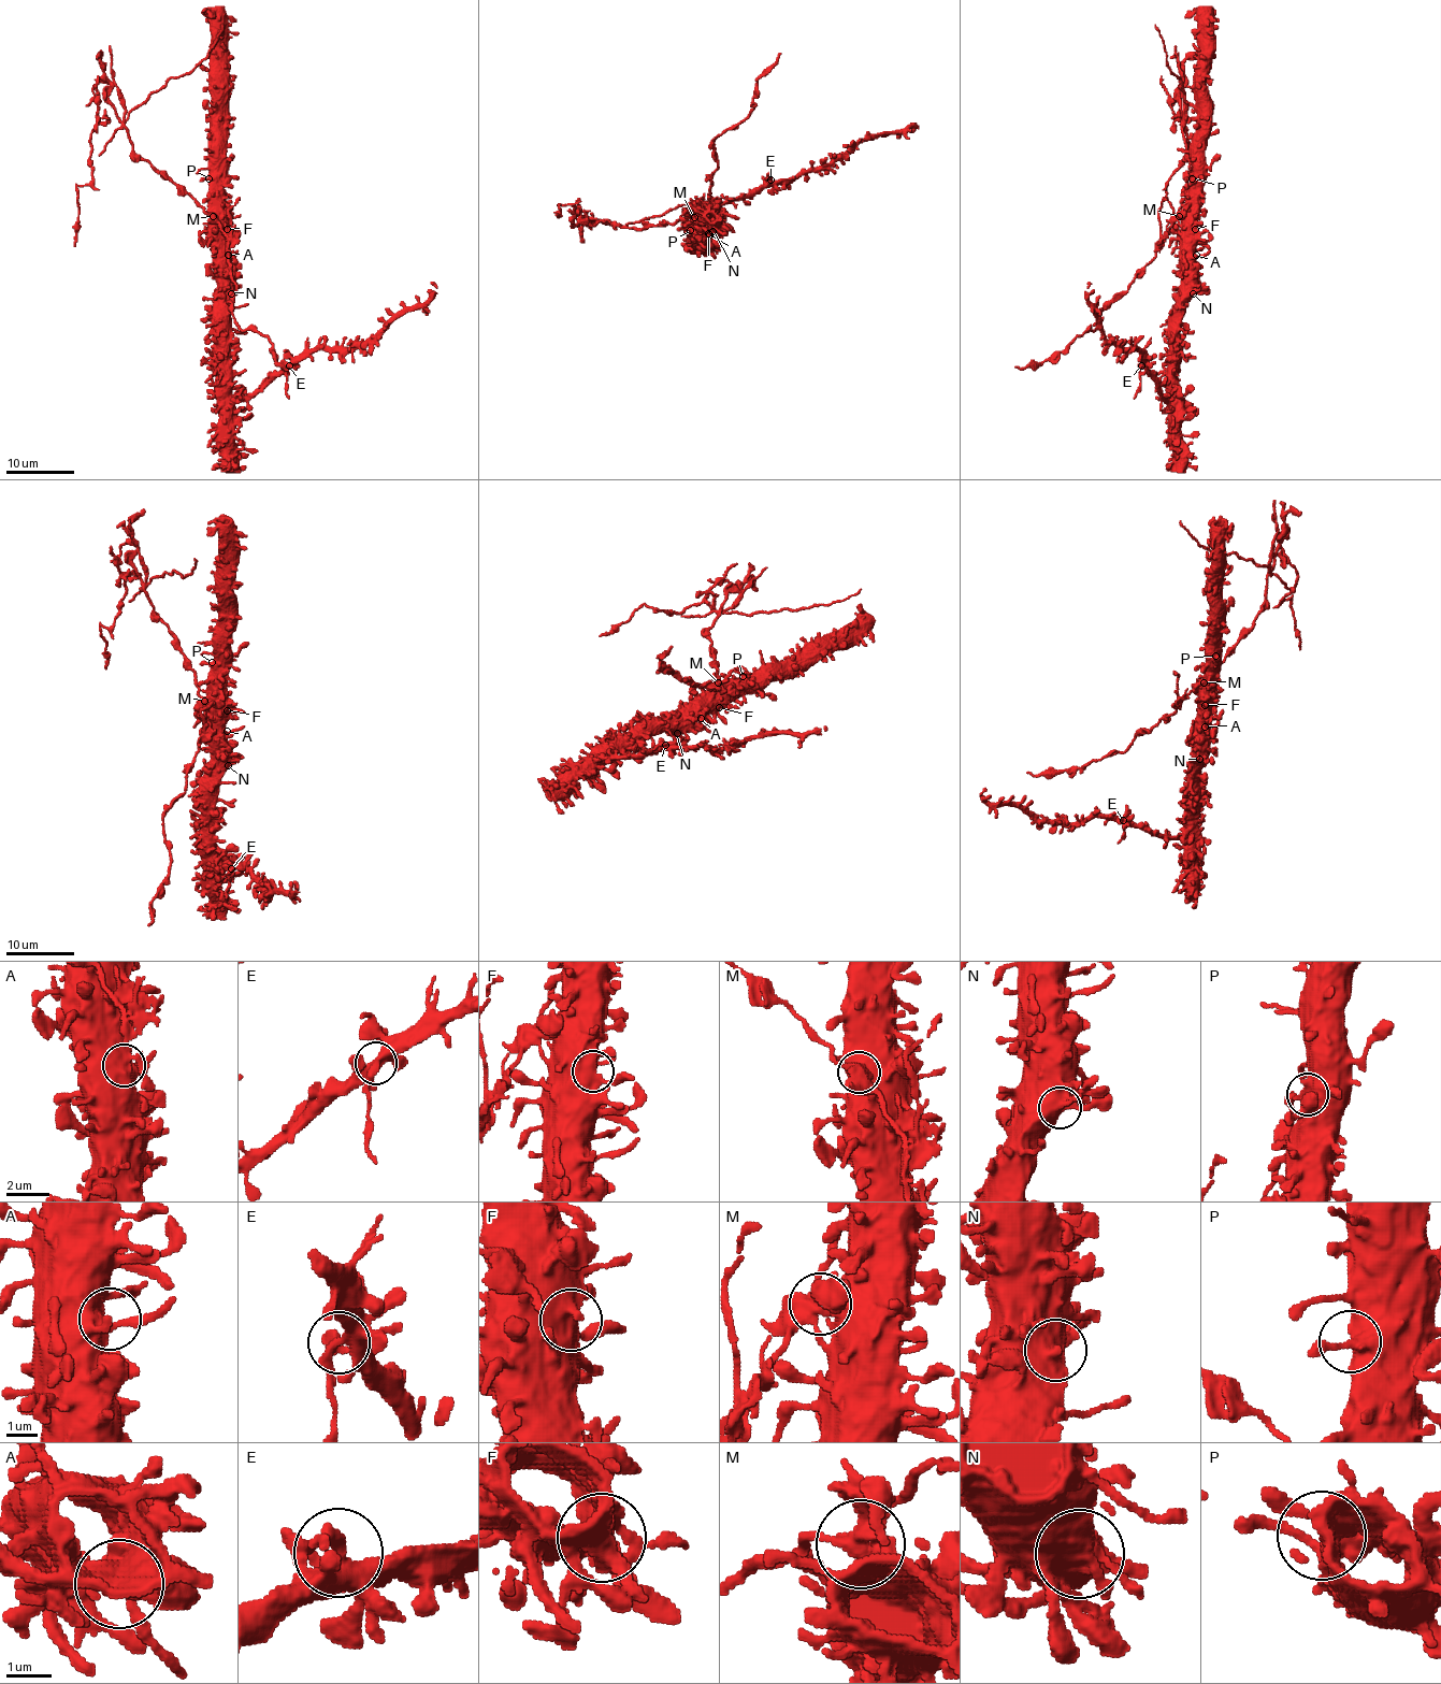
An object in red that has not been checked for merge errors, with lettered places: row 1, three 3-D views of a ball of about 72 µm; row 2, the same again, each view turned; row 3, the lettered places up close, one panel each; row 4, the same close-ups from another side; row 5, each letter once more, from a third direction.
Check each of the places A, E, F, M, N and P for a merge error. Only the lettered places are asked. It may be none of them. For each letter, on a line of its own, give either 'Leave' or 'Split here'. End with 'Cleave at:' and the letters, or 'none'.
A: Leave
E: Split here
F: Leave
M: Split here
N: Leave
P: Leave
Cleave at: E, M

